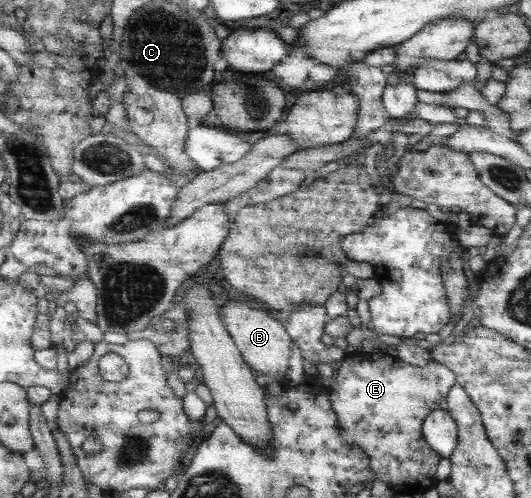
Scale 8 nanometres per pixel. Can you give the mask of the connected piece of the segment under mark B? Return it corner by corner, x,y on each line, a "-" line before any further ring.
237,300
227,301
221,307
221,314
244,359
257,374
275,375
277,379
286,376
294,340
279,319
275,320
271,312
267,314
267,309
255,310
254,306
251,310
249,306
245,306
245,302

